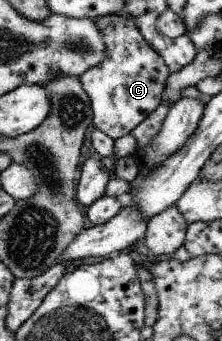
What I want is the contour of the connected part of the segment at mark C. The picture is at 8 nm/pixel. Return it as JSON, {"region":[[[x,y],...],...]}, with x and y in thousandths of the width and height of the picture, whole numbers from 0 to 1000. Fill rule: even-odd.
{"region":[[[446,47],[428,76],[473,123],[473,176],[401,199],[356,235],[401,282],[419,323],[414,367],[509,413],[581,396],[725,305],[725,276],[766,211],[734,170],[671,135],[617,82],[599,47]]]}

